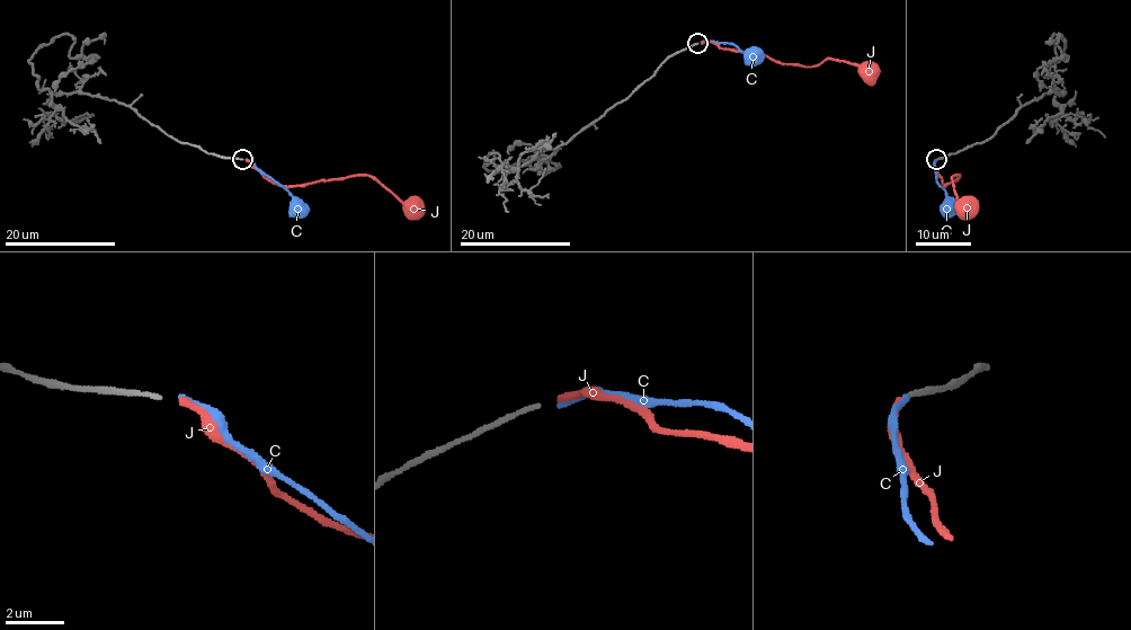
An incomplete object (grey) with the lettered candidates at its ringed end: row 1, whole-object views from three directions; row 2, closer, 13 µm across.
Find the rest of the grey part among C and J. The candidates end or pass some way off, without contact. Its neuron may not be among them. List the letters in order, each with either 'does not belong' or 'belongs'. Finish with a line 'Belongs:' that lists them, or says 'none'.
C: does not belong
J: does not belong
Belongs: none

